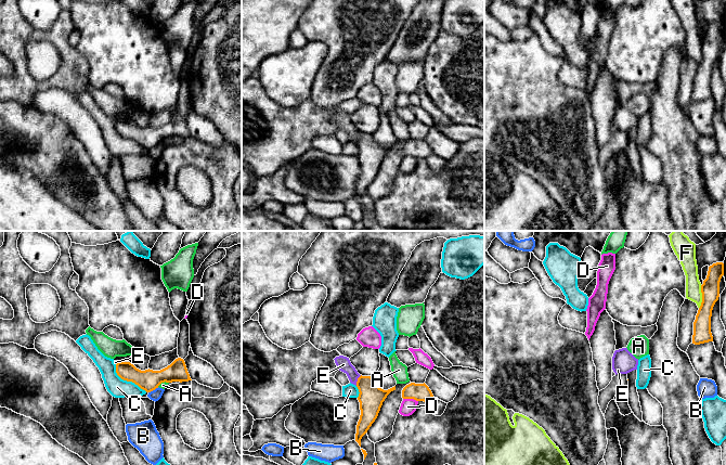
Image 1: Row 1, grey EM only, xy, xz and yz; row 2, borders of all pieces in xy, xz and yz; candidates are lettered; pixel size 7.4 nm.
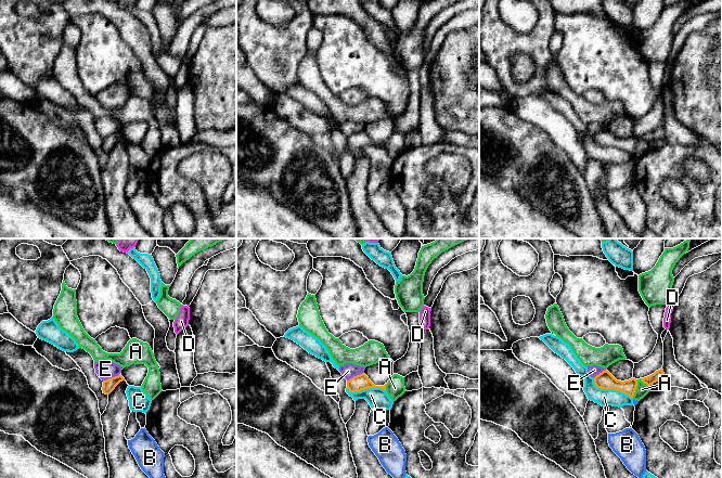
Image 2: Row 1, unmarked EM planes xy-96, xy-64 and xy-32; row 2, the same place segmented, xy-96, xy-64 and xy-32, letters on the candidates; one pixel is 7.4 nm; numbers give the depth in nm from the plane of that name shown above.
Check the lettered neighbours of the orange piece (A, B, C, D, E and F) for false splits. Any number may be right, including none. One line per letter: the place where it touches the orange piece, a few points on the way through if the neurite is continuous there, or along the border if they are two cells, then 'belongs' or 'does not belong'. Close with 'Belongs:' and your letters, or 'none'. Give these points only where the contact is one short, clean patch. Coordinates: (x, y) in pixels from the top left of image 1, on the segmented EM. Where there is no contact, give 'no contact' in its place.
A: meets orange in xy at (163, 382); border along xy (168, 382), (161, 382), (157, 386); does not belong
B: meets orange in xy at (153, 389); does not belong
C: meets orange in xy at (127, 380); border along xy (115, 364), (115, 371), (122, 379), (131, 380), (146, 391); does not belong
D: meets orange in xz at (411, 398); border along xz (403, 398), (413, 398), (417, 401); does not belong
E: meets orange in xz at (358, 380); border along xz (361, 375), (355, 385); does not belong
F: meets orange in yz at (702, 297); does not belong
Belongs: none

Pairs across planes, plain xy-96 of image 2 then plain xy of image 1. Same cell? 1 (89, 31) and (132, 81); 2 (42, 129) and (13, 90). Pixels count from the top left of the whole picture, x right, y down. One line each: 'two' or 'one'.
1: one
2: two

